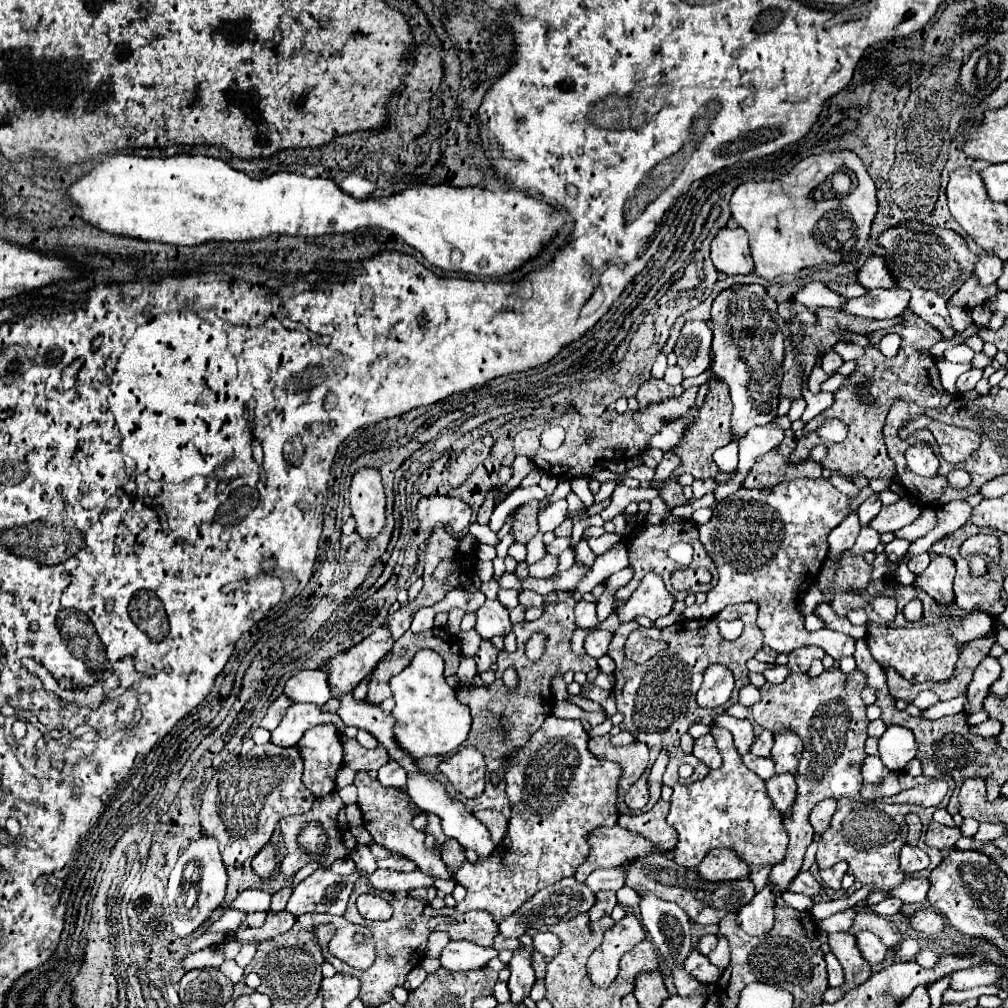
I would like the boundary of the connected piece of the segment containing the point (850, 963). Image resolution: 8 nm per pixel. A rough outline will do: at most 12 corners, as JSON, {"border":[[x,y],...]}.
{"border":[[829,934],[827,944],[843,966],[843,992],[869,980],[871,964],[853,934]]}

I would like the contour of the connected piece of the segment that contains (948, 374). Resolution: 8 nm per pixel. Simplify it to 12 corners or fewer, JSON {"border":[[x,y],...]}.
{"border":[[941,356],[937,366],[945,390],[957,394],[955,380],[971,368],[953,364]]}

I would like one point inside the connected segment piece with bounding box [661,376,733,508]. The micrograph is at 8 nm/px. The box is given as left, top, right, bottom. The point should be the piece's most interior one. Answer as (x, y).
(711, 428)

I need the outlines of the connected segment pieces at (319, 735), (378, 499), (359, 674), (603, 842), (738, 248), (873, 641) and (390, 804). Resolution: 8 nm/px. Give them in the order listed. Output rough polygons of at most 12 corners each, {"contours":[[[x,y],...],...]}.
{"contours":[[[335,726],[309,729],[298,742],[303,784],[335,790],[343,748]],[[377,468],[351,480],[357,532],[373,540],[385,524],[385,492]],[[387,626],[327,662],[333,700],[337,712],[337,696],[353,688],[391,650]],[[620,826],[597,828],[575,872],[585,882],[597,868],[615,868],[657,850]],[[721,228],[711,260],[725,274],[753,272],[747,232]],[[951,608],[923,628],[871,624],[879,665],[909,682],[953,674],[959,646],[991,616]],[[357,772],[359,808],[373,840],[421,872],[451,878],[411,826],[405,790]]]}

